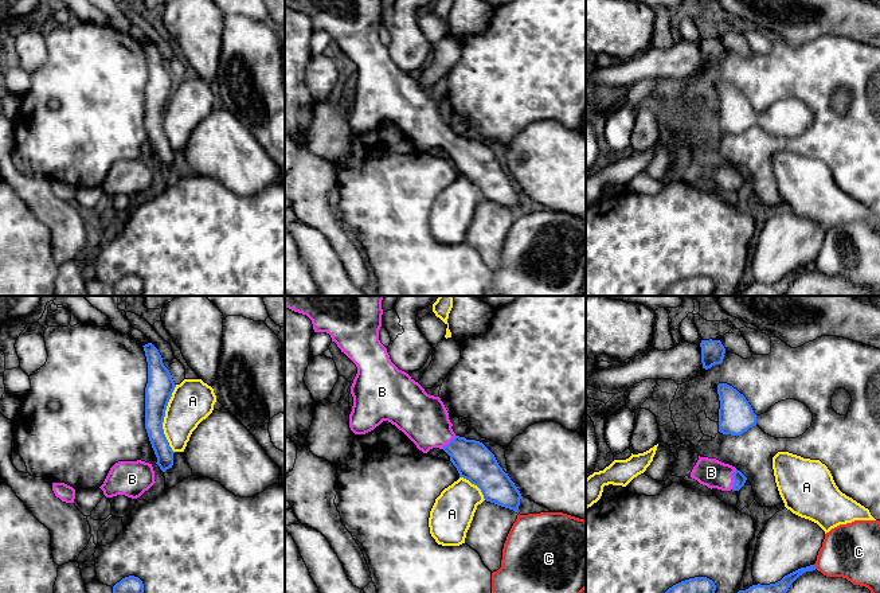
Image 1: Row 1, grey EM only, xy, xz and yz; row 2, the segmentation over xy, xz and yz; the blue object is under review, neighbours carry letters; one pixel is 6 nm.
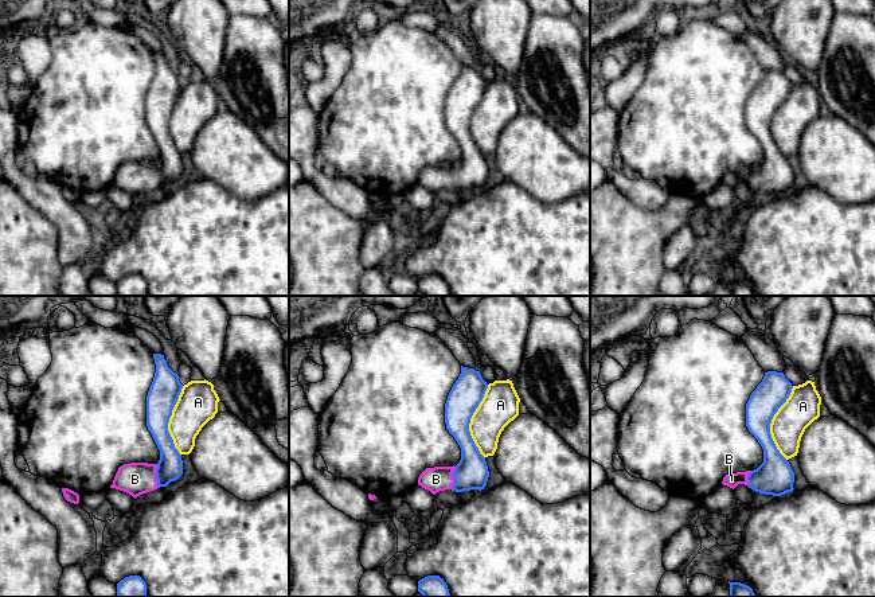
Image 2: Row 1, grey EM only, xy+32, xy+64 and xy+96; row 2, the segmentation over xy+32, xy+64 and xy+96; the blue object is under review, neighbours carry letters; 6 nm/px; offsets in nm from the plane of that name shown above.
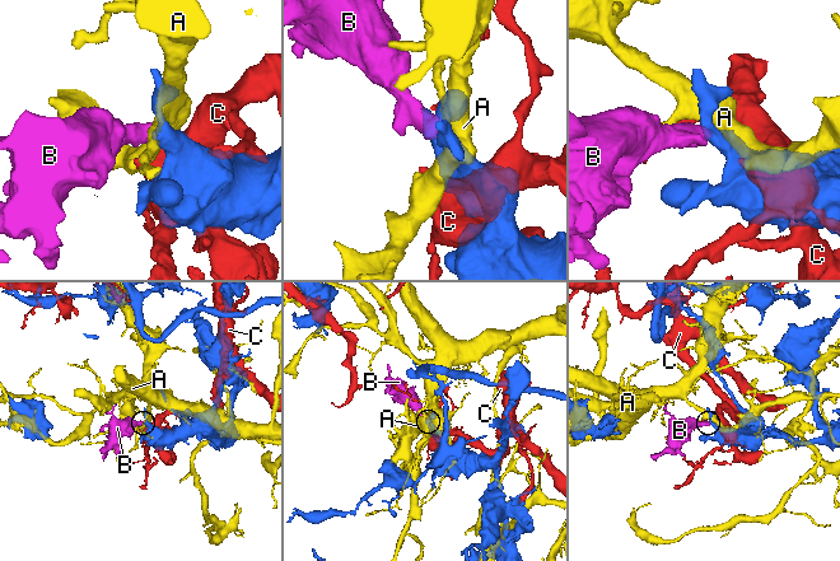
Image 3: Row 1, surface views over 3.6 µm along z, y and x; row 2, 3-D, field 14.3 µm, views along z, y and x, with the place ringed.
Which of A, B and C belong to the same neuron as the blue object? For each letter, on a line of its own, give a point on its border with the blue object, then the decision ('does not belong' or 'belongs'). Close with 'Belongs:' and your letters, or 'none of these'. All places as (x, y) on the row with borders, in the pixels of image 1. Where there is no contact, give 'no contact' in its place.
A: xy (163, 418) | does not belong
B: yz (734, 479) | belongs
C: yz (814, 566) | does not belong
Belongs: B

